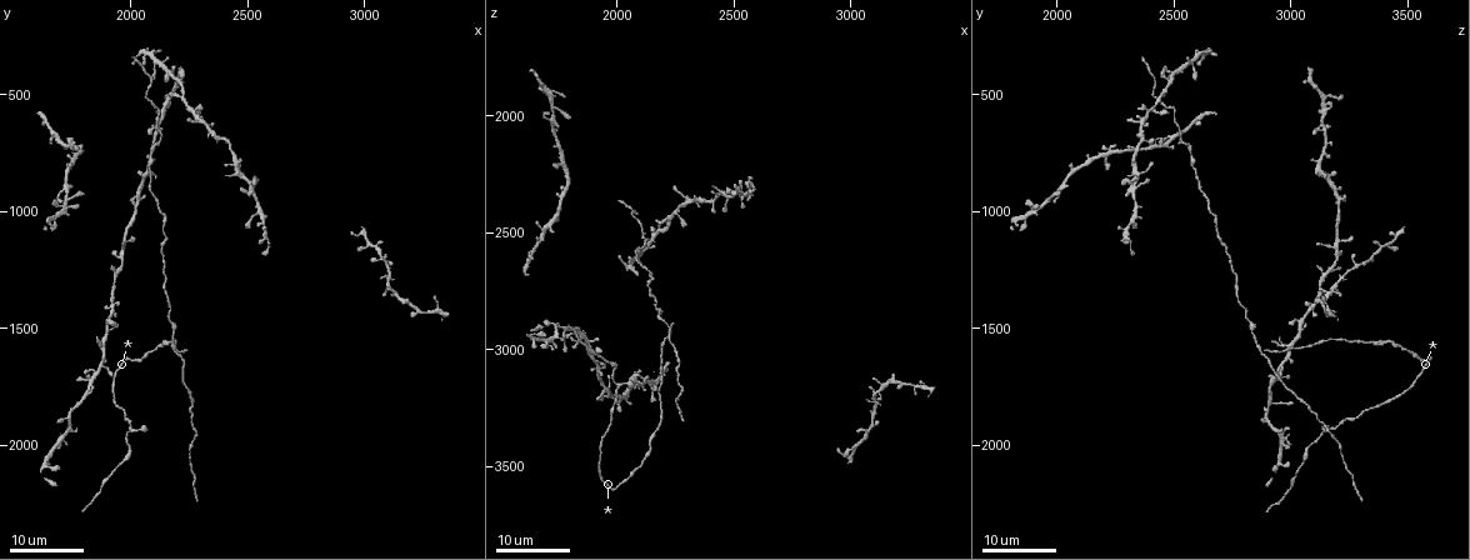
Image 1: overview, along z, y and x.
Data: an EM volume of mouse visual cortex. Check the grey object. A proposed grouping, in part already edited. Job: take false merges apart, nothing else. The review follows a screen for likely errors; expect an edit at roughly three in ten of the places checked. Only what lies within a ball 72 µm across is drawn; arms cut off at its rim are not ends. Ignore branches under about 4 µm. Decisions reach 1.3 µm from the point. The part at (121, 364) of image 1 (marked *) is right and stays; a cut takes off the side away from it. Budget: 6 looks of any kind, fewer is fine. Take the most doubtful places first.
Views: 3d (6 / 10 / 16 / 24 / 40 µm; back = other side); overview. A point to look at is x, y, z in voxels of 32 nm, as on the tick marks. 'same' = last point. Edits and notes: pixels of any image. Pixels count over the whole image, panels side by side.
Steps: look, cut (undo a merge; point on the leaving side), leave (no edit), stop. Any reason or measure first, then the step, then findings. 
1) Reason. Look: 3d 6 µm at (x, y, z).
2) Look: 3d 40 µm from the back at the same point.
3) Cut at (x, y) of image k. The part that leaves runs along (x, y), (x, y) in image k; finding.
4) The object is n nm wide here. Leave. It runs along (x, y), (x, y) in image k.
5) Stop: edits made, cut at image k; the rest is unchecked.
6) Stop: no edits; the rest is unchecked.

Look: 3d 16 µm at (2220, 1610, 2890).

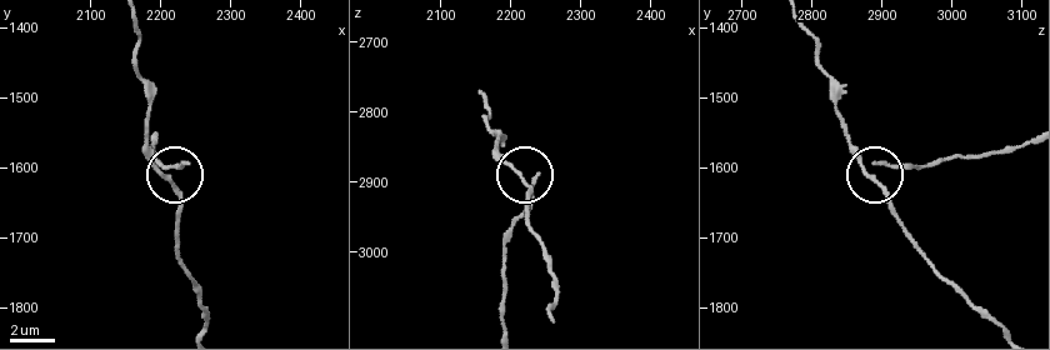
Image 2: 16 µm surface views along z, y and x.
Look: 3d 6 µm at (2215, 1620, 2890).

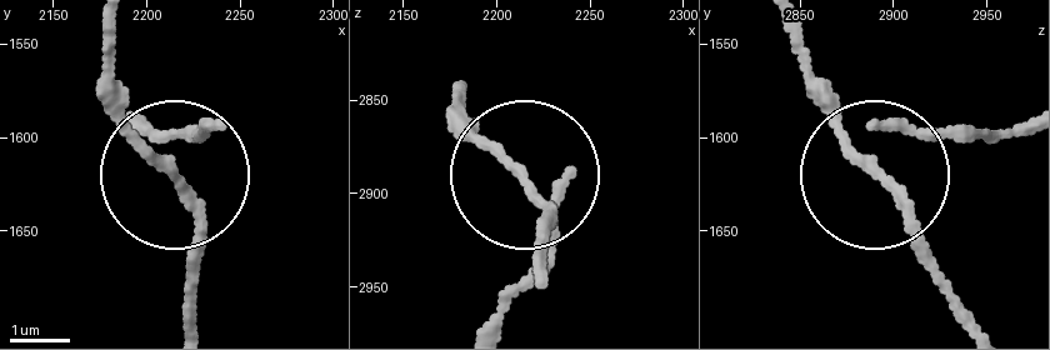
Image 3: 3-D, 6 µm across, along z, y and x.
The object is 120 nm wide here. Leave. One neuron here.

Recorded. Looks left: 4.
Four arms meet. Look: 3d 24 µm at (2190, 410, 2500).

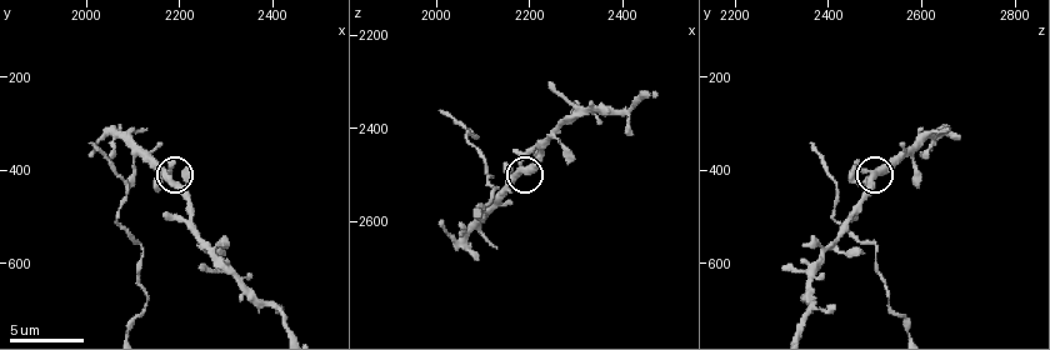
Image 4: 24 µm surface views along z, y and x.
Look: 3d 6 µm at (2175, 415, 2505).

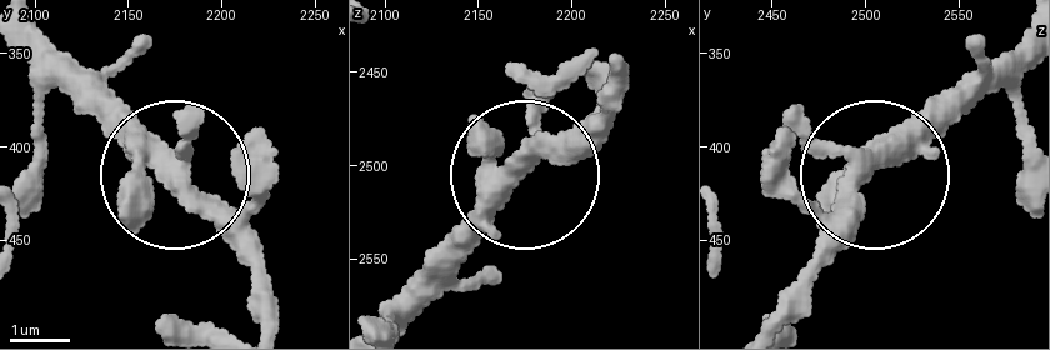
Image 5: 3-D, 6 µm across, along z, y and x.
4 arms meet here. Leave. All the same neuron.

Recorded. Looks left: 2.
Thick turns thin. Look: 3d 16 µm at (3110, 1320, 3200).

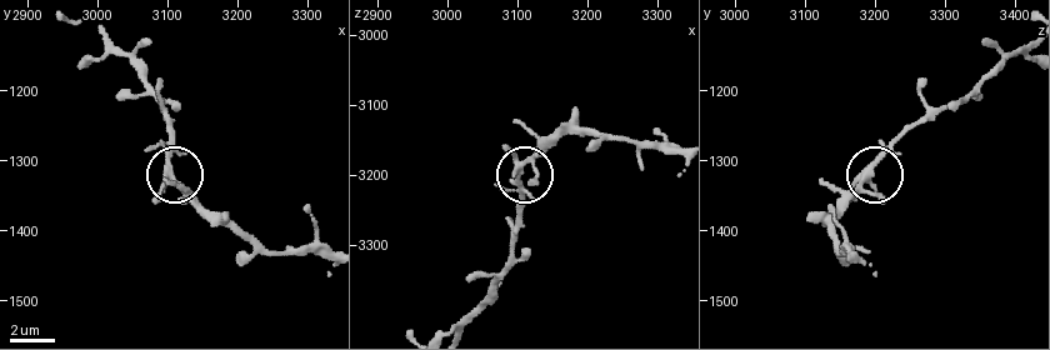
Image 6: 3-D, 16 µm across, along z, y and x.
Look: 3d 6 µm at (3100, 1310, 3200).

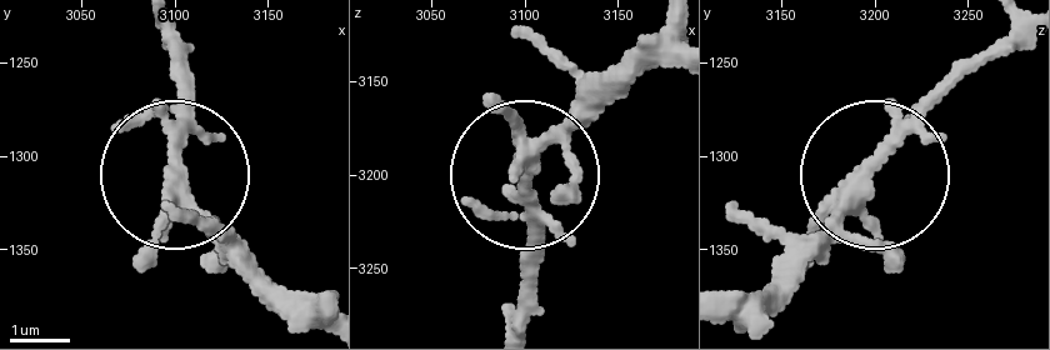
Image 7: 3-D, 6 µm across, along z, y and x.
4 arms meet here. Leave. All the same neuron.

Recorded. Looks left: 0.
Stop: no edits; the rest is unchecked.

